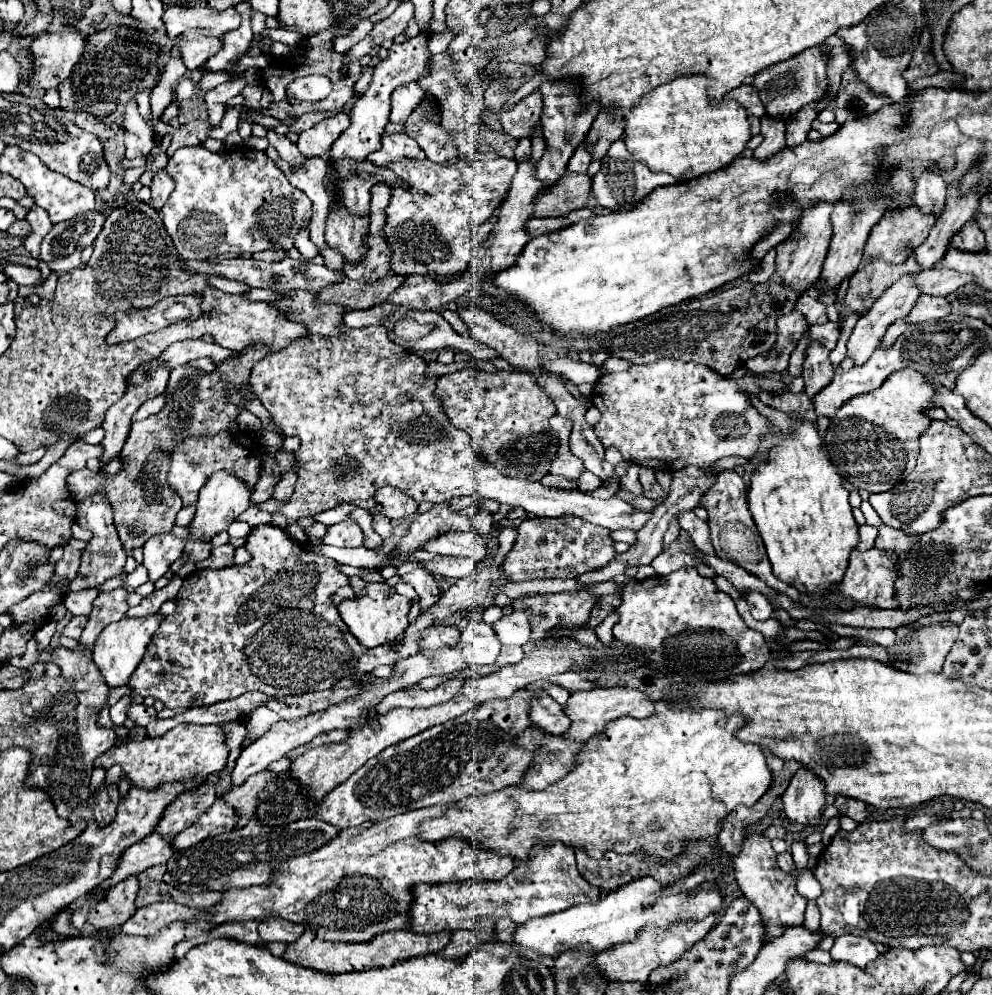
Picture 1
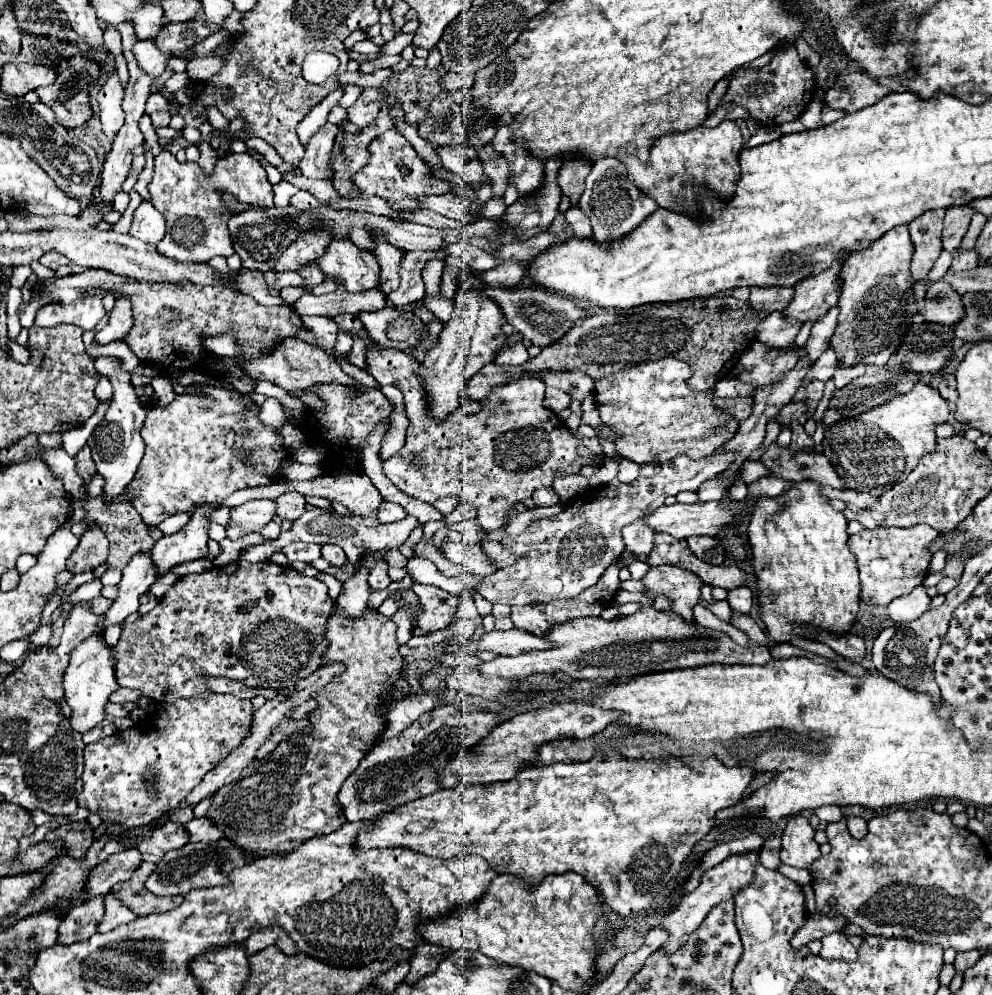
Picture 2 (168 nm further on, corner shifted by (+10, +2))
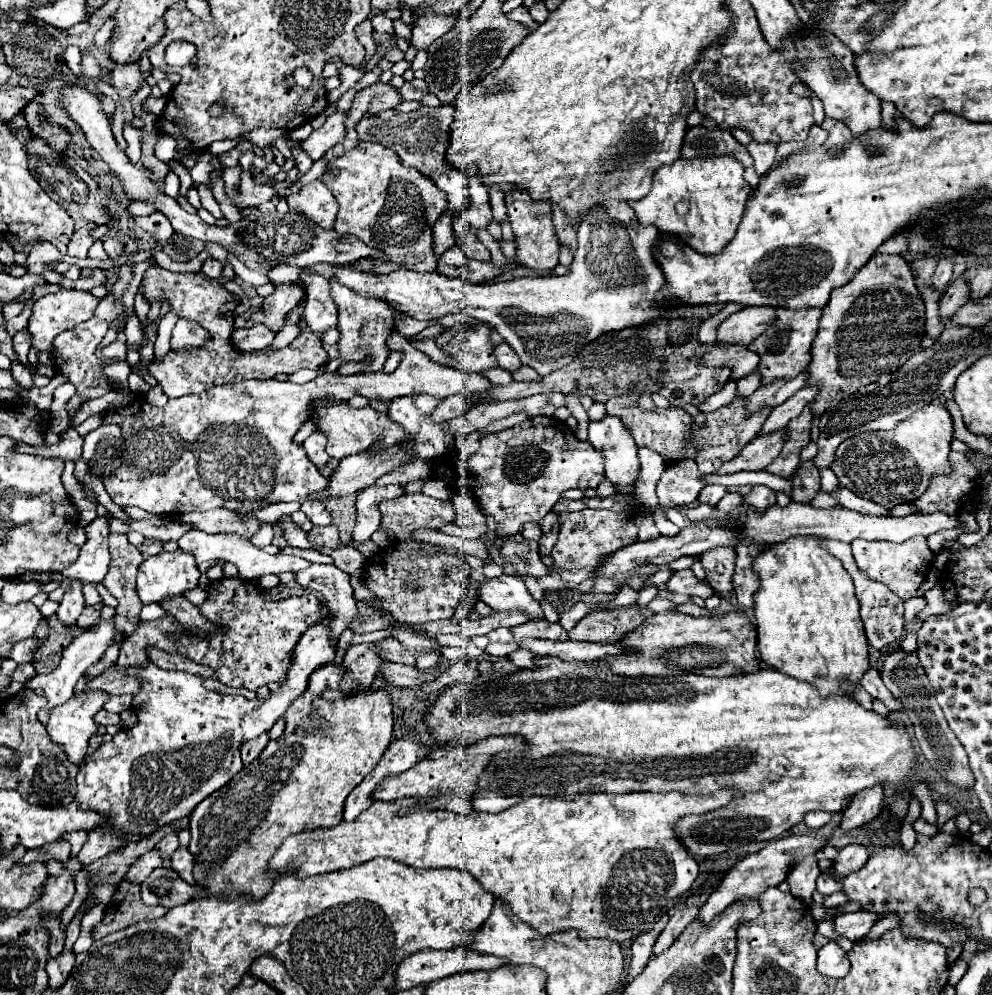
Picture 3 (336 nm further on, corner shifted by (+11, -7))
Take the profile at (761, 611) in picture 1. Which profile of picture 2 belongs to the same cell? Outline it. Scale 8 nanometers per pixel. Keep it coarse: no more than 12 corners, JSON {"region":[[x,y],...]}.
{"region":[[749,587],[729,591],[733,611],[749,613],[753,591]]}

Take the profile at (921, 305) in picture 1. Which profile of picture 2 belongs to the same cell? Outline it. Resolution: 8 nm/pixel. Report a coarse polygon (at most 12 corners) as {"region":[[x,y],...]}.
{"region":[[943,281],[931,283],[919,315],[955,325],[961,295]]}

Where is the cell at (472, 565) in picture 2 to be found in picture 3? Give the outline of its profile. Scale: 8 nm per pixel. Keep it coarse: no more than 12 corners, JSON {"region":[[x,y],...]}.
{"region":[[492,578],[480,586],[480,600],[494,612],[520,610],[544,620],[522,578]]}

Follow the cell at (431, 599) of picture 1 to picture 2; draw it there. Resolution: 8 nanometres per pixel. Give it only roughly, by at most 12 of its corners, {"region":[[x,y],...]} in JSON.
{"region":[[401,607],[393,621],[397,623],[397,641],[405,645],[411,639],[411,613]]}

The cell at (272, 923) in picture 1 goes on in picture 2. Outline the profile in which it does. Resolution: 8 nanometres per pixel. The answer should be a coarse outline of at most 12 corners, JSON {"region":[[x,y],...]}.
{"region":[[265,927],[245,941],[253,955],[269,945],[279,945],[283,953],[297,947],[281,927]]}

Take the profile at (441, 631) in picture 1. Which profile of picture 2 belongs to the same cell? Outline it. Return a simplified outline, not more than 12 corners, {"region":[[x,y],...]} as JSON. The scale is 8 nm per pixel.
{"region":[[415,583],[423,605],[417,627],[431,633],[447,627],[457,613],[455,595]]}

